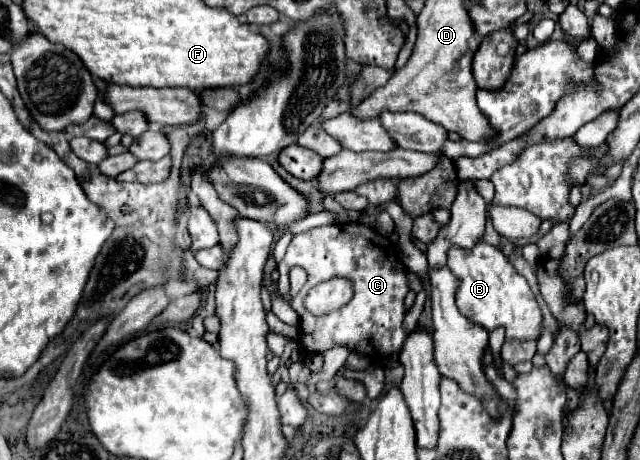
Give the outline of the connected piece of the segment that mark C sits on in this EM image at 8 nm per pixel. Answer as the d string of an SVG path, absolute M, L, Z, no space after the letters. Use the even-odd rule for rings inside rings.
M359 222L351 224L327 224L317 226L307 232L295 234L291 240L285 258L279 264L279 294L289 298L289 306L299 314L301 338L299 346L303 356L323 354L333 346L345 346L351 352L359 354L377 354L389 356L403 348L403 342L411 332L403 328L403 318L407 314L405 296L409 292L407 274L409 270L401 262L395 244L381 236L375 228L369 228ZM292 266L303 266L309 274L307 284L295 294L289 294L289 273ZM347 278L353 284L353 298L335 312L325 316L313 316L305 310L303 300L307 292L325 280Z

